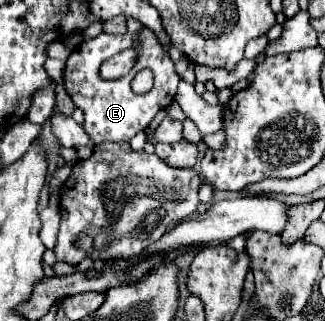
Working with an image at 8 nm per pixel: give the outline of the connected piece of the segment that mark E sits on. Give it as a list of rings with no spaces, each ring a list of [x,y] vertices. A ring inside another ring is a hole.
[[[141,27],[141,31],[137,33],[137,37],[123,33],[123,35],[107,35],[101,33],[99,37],[79,45],[71,57],[67,59],[65,65],[65,73],[63,73],[63,81],[67,87],[67,93],[71,95],[73,103],[77,109],[83,111],[85,121],[83,121],[83,129],[87,131],[89,137],[93,137],[93,143],[99,145],[103,141],[131,141],[133,135],[137,135],[137,131],[143,131],[153,117],[157,115],[157,111],[165,109],[171,99],[175,97],[177,85],[181,81],[179,73],[175,71],[173,61],[169,59],[169,55],[165,53],[163,45],[159,43],[159,39],[155,37],[155,33],[151,33],[147,27]],[[125,49],[135,49],[137,53],[137,63],[135,67],[121,79],[113,79],[113,81],[105,81],[99,77],[99,67],[107,57],[113,57],[115,53],[121,53]],[[141,69],[153,69],[155,73],[155,85],[149,93],[145,95],[135,95],[129,87],[131,79],[135,77],[137,71]]]

